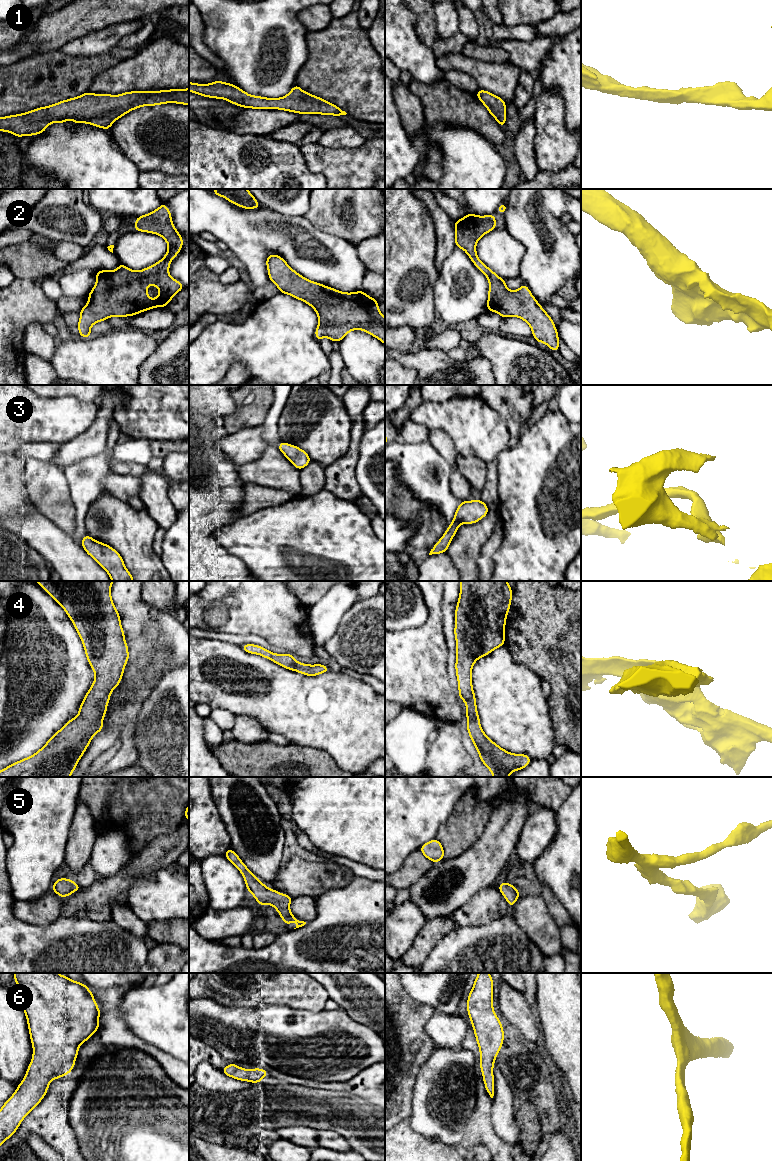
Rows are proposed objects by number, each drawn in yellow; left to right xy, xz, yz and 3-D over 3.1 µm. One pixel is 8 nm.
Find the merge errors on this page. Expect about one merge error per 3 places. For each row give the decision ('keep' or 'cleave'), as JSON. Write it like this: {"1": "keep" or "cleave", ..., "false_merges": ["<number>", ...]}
{"1": "keep", "2": "keep", "3": "keep", "4": "keep", "5": "keep", "6": "keep", "false_merges": []}

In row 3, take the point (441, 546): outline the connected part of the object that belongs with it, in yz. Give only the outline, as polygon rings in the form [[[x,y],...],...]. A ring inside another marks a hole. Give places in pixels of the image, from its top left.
[[[480,500],[460,502],[455,512],[452,523],[445,531],[444,535],[431,549],[429,555],[447,552],[448,546],[456,534],[461,523],[473,524],[480,521],[488,514],[487,505]]]

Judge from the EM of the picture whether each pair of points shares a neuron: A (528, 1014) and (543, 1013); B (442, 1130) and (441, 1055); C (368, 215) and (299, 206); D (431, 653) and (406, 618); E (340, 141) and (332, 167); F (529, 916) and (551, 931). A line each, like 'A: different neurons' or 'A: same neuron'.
A: different neurons
B: same neuron
C: different neurons
D: different neurons
E: different neurons
F: same neuron

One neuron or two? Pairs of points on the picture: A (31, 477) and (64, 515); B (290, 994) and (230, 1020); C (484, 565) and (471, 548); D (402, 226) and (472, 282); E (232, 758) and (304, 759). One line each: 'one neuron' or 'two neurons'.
A: one neuron
B: two neurons
C: two neurons
D: two neurons
E: one neuron

